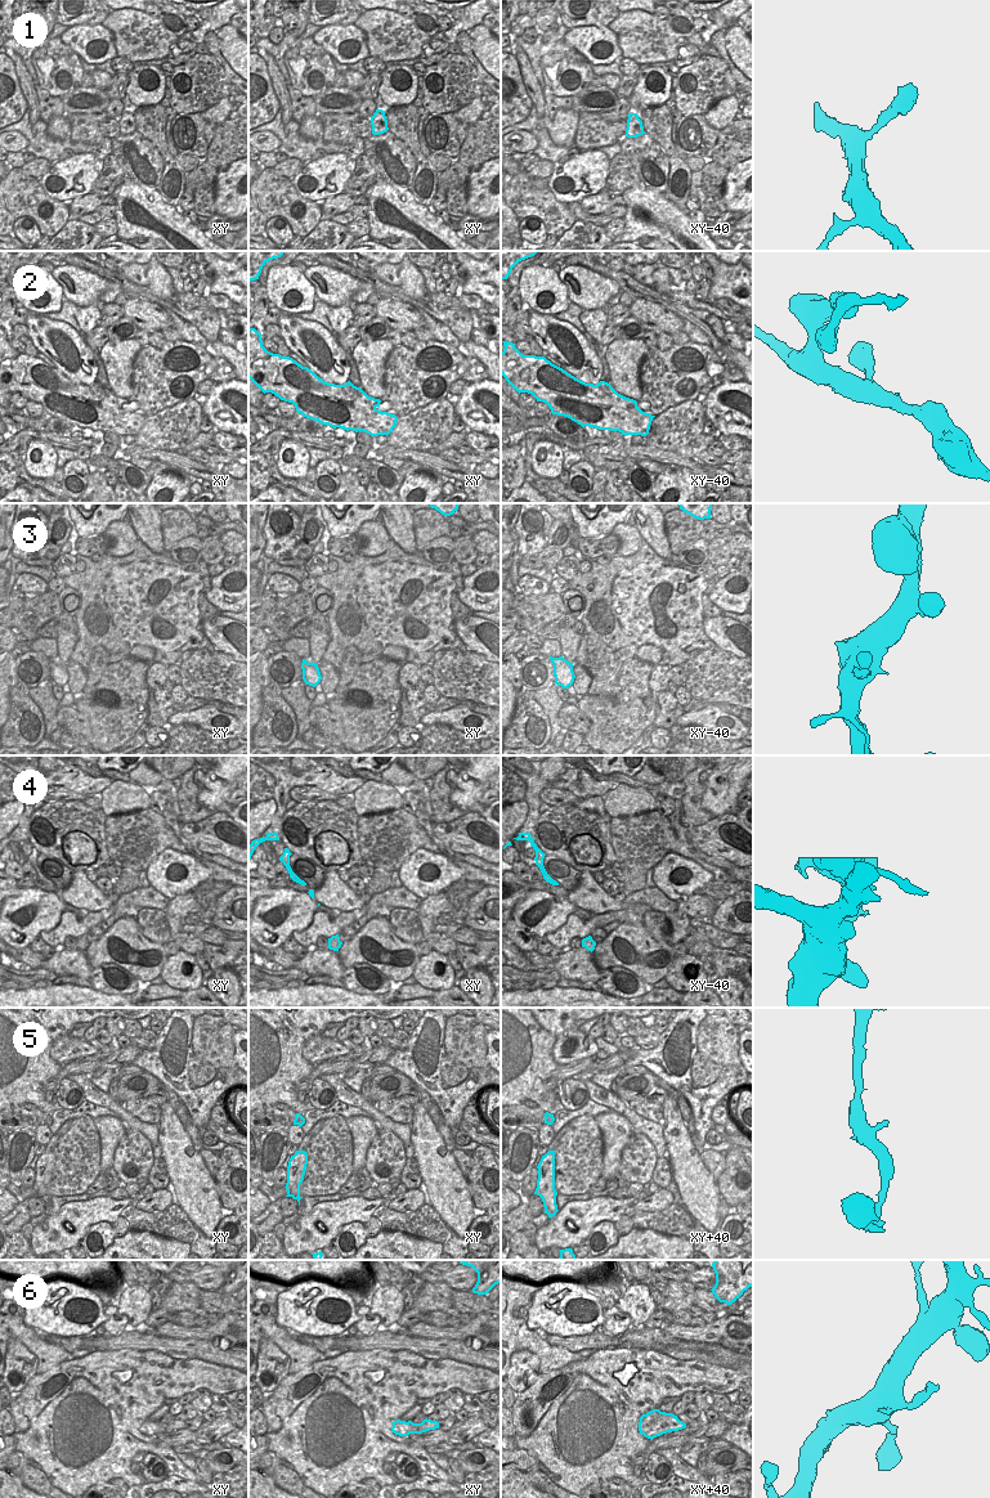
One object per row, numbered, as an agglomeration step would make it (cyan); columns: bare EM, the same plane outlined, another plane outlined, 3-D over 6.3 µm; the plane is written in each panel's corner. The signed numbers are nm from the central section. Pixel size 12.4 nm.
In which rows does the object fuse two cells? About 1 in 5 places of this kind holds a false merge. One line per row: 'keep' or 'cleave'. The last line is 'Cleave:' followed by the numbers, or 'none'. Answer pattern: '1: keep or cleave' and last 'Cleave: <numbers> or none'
1: keep
2: keep
3: keep
4: keep
5: keep
6: keep
Cleave: none

